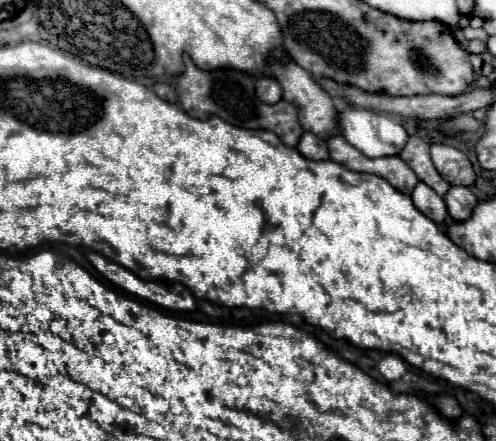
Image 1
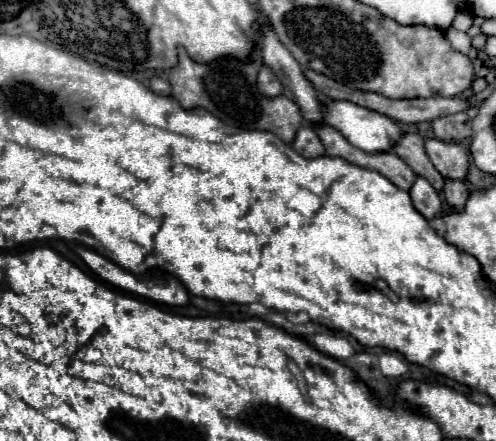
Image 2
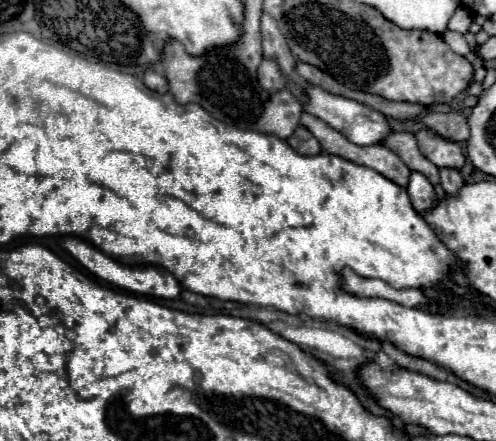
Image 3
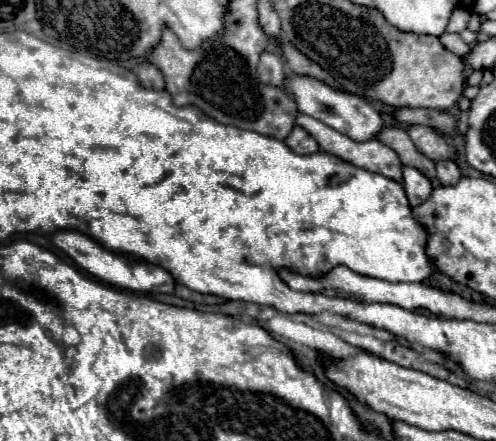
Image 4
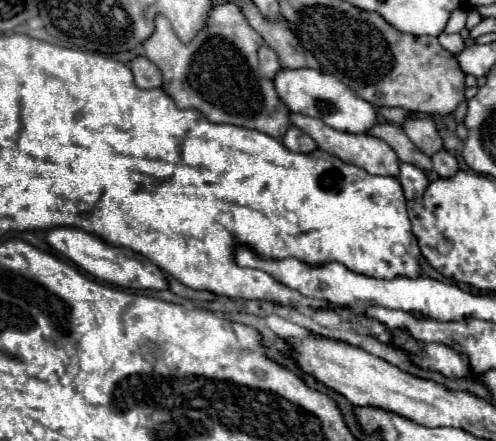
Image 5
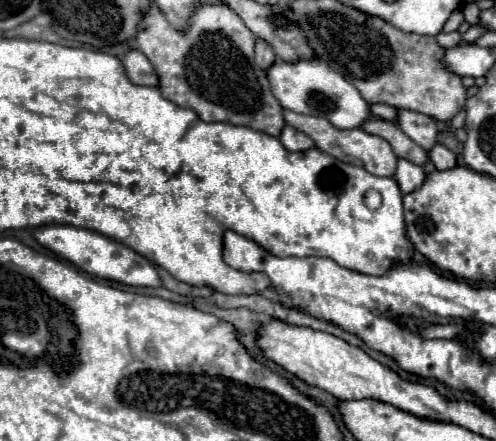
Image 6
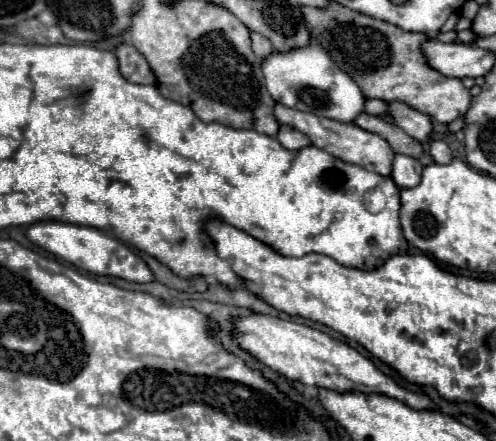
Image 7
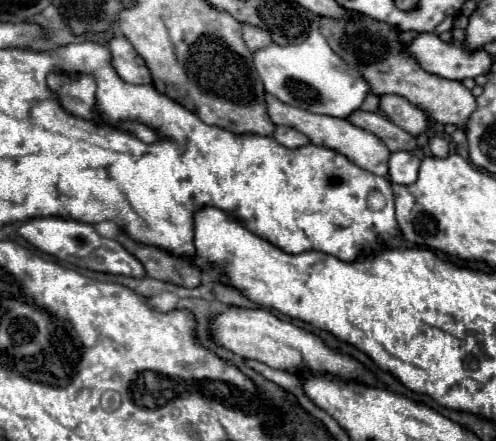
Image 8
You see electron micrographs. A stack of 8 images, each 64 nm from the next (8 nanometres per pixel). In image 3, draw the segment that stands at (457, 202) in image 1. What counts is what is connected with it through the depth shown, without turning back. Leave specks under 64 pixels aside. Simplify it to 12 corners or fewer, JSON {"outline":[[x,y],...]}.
{"outline":[[440,170],[440,184],[446,194],[454,196],[464,180],[458,170]]}

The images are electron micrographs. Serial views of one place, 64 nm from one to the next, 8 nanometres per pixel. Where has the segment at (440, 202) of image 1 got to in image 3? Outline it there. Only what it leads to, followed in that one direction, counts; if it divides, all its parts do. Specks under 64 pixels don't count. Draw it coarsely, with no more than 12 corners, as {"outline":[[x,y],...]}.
{"outline":[[412,172],[408,196],[420,214],[438,202],[434,186]]}

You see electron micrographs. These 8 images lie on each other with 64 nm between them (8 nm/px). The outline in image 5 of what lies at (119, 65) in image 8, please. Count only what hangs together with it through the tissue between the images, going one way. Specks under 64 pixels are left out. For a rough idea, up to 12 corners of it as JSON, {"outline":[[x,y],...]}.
{"outline":[[148,58],[132,60],[140,88],[160,88],[162,74]]}

